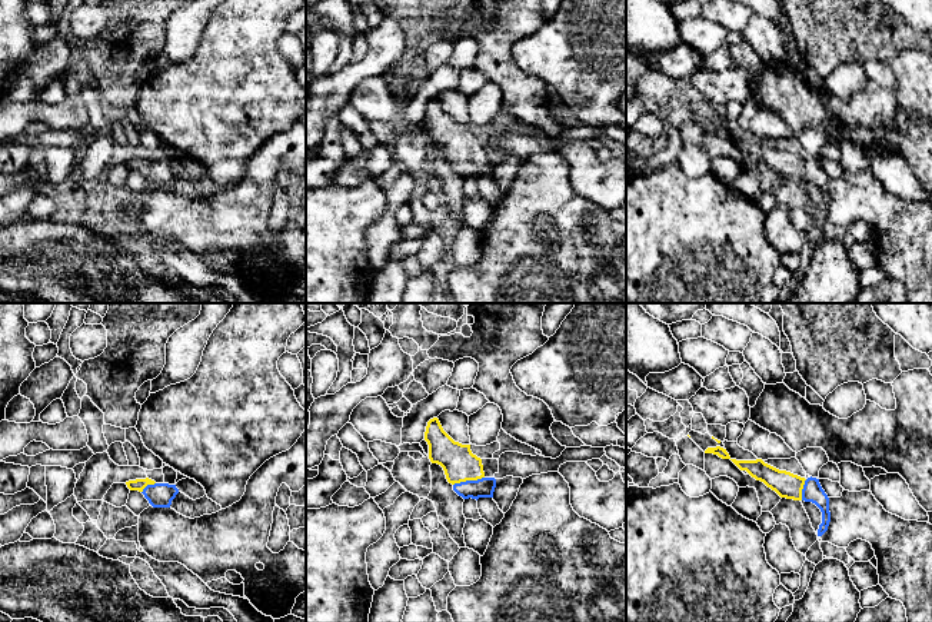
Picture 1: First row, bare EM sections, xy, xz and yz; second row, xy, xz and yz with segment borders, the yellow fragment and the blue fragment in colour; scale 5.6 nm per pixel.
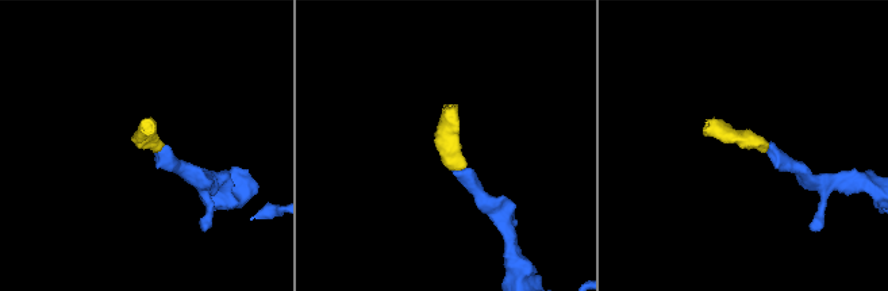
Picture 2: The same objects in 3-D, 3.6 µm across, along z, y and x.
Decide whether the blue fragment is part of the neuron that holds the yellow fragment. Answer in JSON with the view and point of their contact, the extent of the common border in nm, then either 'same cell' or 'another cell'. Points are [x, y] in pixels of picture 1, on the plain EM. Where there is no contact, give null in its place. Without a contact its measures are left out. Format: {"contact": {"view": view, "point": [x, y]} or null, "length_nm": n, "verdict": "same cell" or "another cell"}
{"contact": {"view": "xz", "point": [468, 159]}, "length_nm": 180, "verdict": "same cell"}

